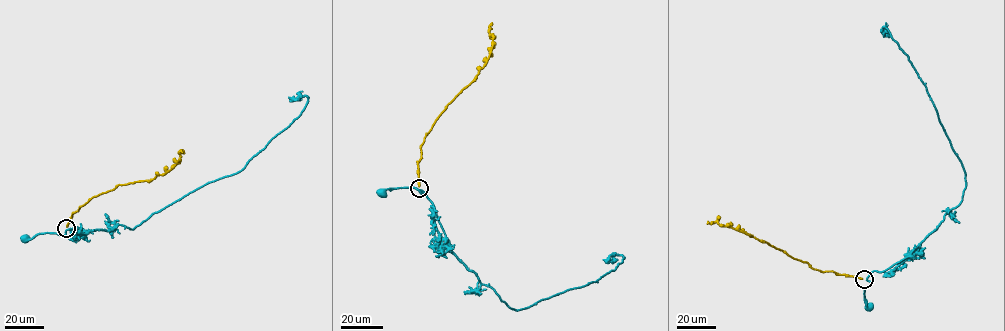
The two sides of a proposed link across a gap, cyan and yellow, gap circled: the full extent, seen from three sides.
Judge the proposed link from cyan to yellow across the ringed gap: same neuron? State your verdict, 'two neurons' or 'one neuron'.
two neurons

